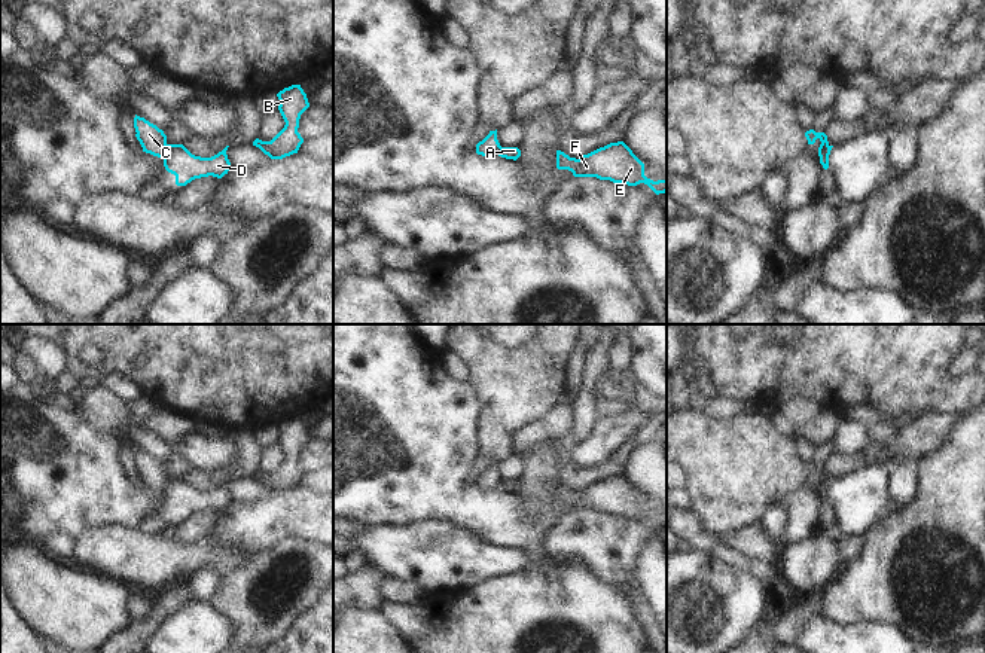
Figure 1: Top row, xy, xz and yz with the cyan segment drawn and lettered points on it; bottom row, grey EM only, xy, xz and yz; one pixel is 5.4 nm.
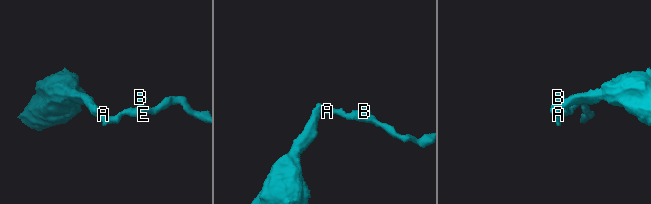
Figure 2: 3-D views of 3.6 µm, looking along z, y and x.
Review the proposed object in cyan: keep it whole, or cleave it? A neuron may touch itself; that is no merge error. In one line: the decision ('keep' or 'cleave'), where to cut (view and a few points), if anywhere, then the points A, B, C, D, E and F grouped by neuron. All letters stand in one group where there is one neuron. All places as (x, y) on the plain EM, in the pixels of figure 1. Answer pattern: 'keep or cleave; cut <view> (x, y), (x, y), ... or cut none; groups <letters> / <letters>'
cleave; cut xy (168, 478), (162, 490); groups A B D E F / C

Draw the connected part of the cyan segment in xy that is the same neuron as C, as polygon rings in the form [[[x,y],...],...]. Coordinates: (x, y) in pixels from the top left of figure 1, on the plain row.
[[[135,448],[134,451],[135,470],[140,475],[143,485],[158,491],[164,491],[167,482],[167,469],[156,458]]]

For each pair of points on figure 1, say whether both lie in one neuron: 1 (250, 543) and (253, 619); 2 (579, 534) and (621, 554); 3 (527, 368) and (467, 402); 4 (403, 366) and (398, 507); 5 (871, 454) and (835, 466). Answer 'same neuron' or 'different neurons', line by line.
1: different neurons
2: same neuron
3: different neurons
4: same neuron
5: same neuron

